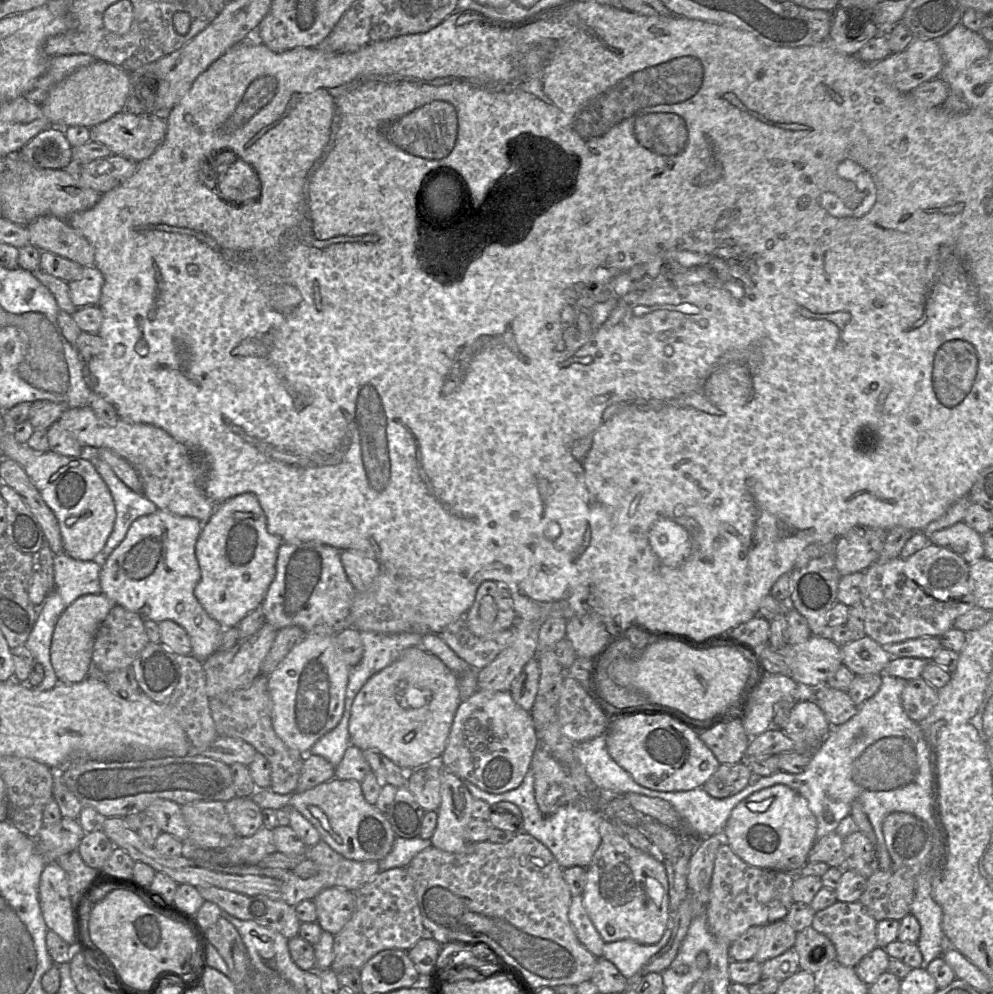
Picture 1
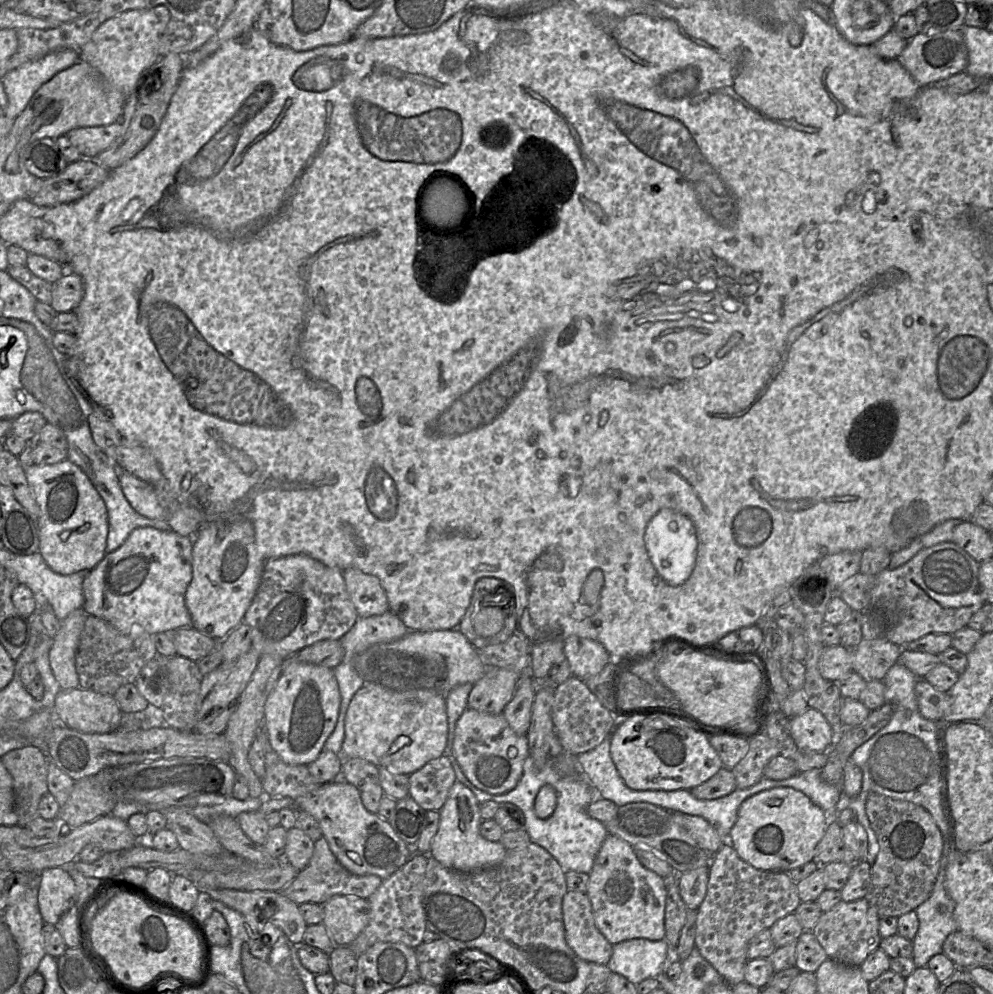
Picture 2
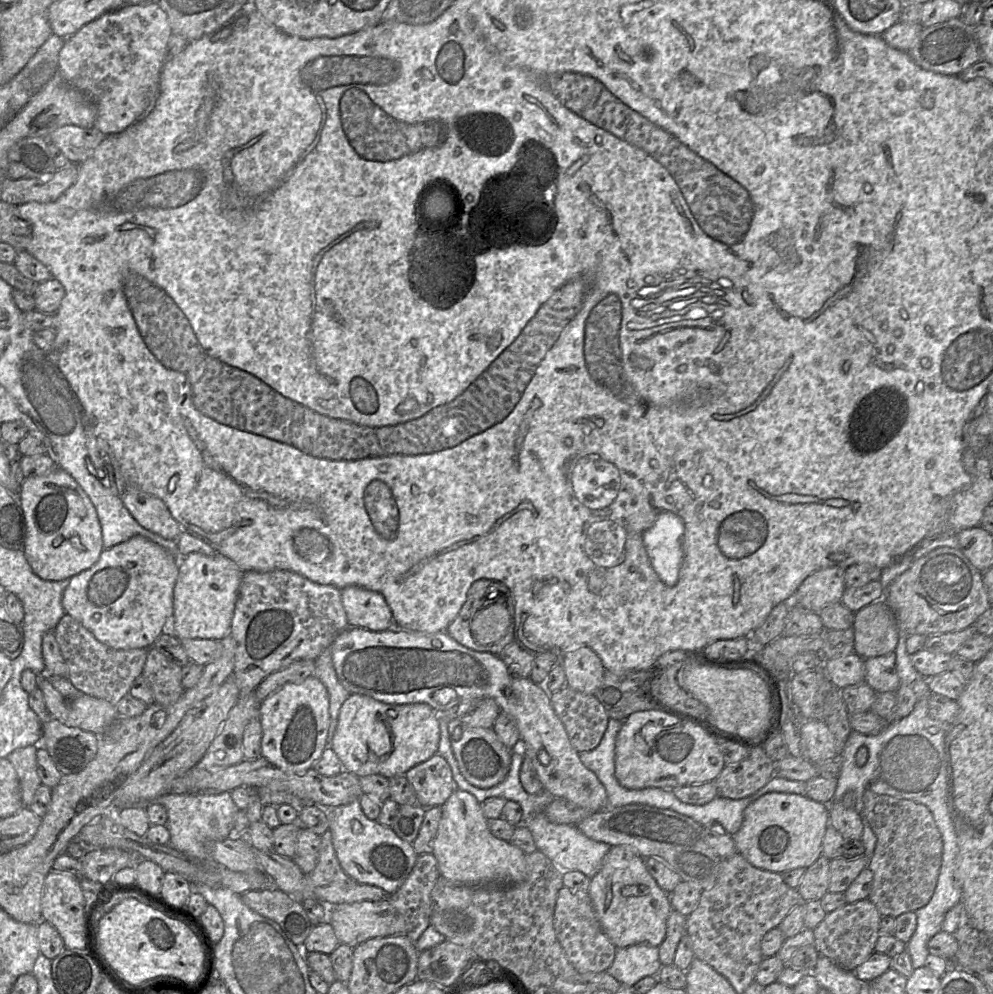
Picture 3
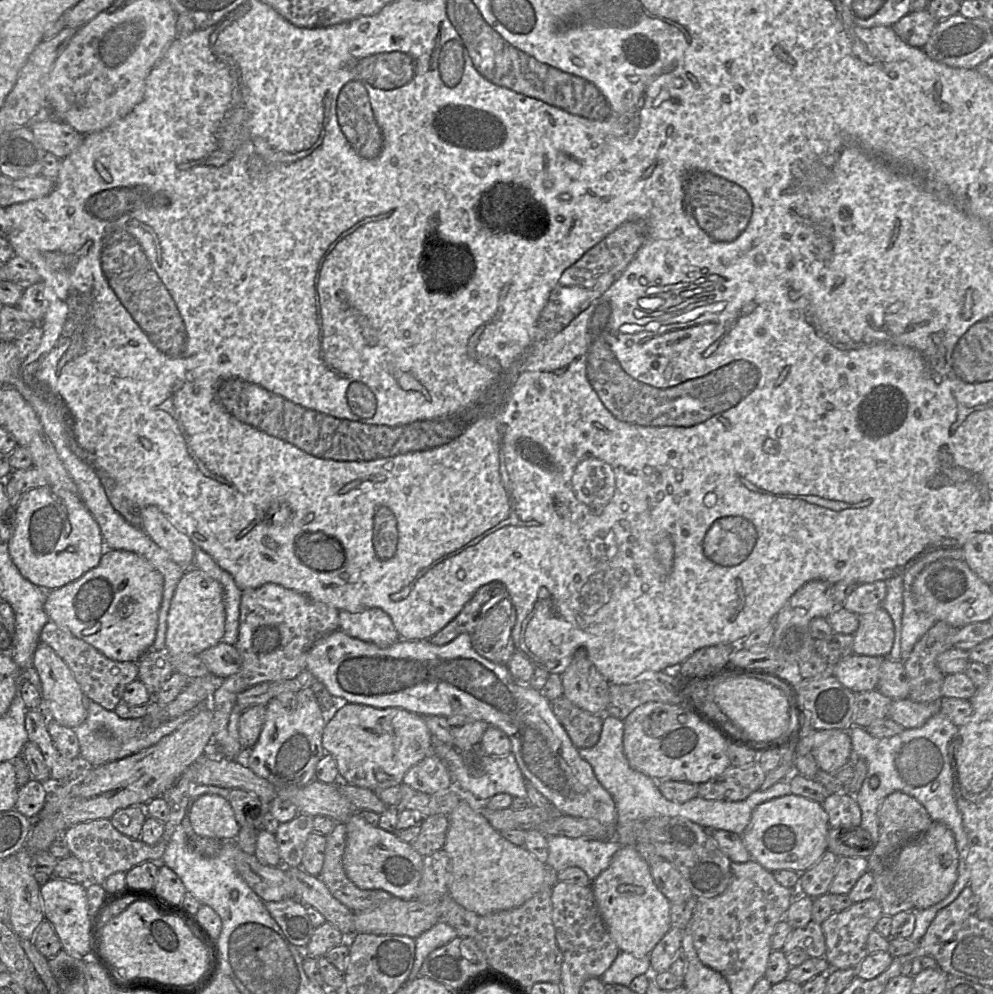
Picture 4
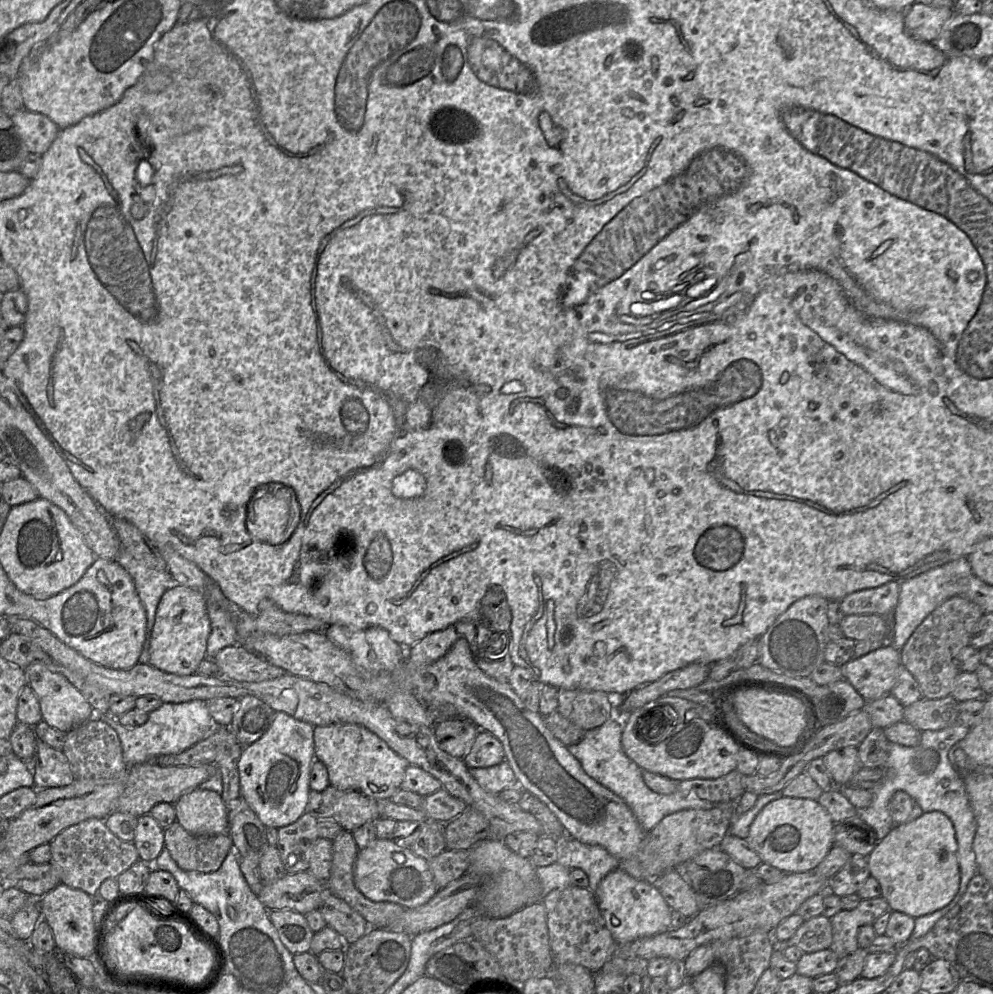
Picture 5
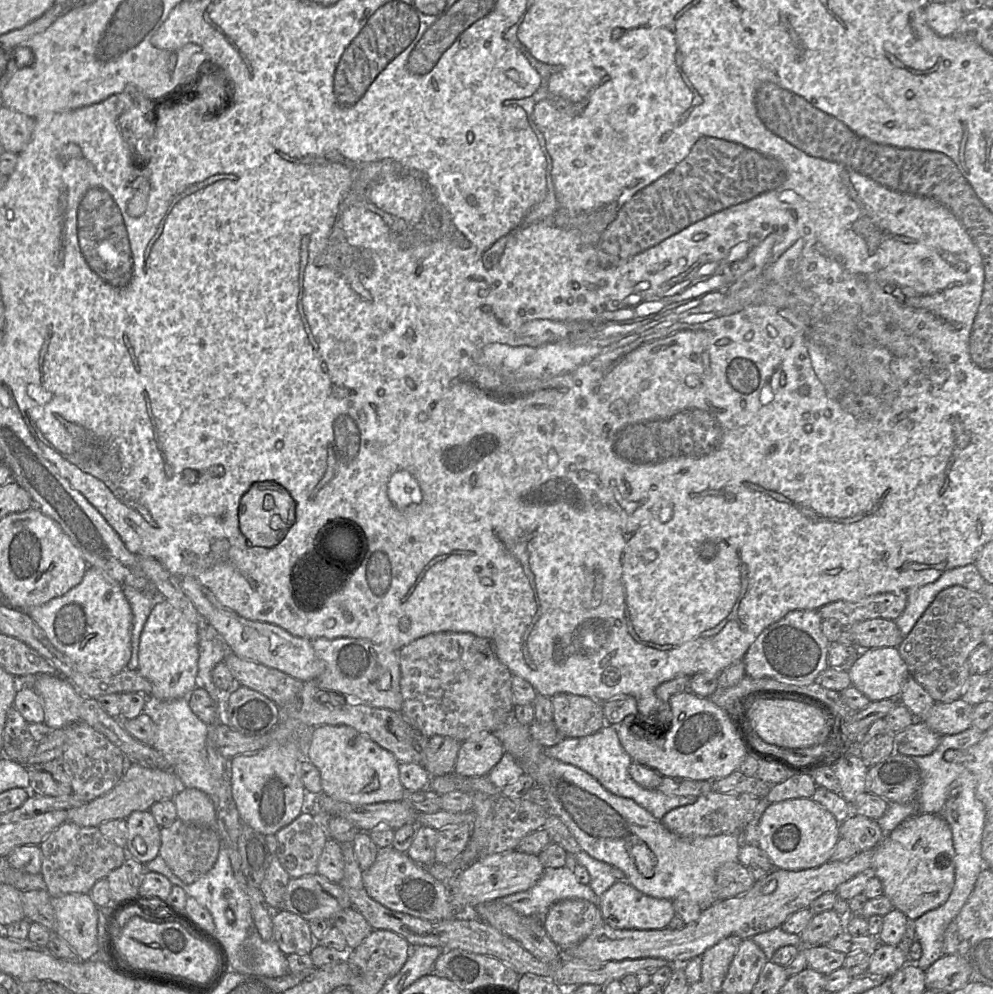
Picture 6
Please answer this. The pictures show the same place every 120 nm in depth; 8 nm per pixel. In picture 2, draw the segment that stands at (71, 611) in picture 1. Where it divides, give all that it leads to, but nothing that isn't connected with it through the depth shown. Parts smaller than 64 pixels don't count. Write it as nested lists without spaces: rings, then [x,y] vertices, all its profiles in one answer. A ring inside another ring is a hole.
[[[83,608],[75,609],[60,621],[60,629],[52,639],[49,662],[61,690],[80,688],[75,660],[87,616]]]

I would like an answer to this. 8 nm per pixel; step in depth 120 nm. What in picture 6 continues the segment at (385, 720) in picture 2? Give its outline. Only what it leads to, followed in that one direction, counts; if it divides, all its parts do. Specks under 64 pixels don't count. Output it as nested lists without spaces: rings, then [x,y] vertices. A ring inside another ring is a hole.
[[[346,725],[316,726],[305,758],[320,772],[322,792],[334,800],[371,804],[402,800],[406,789],[399,778],[399,761],[368,736]]]

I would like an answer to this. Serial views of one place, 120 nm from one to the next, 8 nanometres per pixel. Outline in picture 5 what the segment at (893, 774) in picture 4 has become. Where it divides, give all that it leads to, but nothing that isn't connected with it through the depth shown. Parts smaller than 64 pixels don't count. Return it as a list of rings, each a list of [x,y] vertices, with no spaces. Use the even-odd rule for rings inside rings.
[[[961,724],[938,731],[922,731],[920,743],[907,747],[891,743],[888,759],[884,767],[882,780],[872,790],[873,800],[869,807],[859,810],[859,817],[870,825],[878,841],[884,839],[894,828],[889,811],[890,801],[897,791],[905,791],[916,800],[924,813],[940,811],[952,822],[957,842],[958,864],[960,872],[959,889],[952,901],[945,907],[930,914],[915,918],[911,939],[924,936],[934,924],[950,911],[962,898],[973,876],[977,873],[977,863],[972,844],[976,833],[976,819],[970,806],[964,783],[949,762],[948,752],[959,741],[966,737],[970,728]]]

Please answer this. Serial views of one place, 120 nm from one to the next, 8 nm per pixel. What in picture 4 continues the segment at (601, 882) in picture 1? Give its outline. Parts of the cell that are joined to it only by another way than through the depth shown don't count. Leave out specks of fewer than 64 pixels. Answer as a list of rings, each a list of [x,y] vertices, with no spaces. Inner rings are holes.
[[[622,845],[613,855],[609,867],[591,882],[591,888],[607,930],[621,952],[627,952],[636,958],[648,956],[672,926],[671,903],[656,886],[649,864],[634,845]]]

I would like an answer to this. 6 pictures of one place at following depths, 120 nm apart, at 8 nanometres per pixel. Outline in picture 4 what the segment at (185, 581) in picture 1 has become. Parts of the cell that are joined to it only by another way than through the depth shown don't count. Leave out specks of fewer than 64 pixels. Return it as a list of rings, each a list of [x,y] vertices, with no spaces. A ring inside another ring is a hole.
[[[106,549],[97,567],[69,584],[49,591],[44,608],[50,621],[92,645],[107,658],[134,662],[152,650],[163,588],[163,575],[145,558],[129,551]]]

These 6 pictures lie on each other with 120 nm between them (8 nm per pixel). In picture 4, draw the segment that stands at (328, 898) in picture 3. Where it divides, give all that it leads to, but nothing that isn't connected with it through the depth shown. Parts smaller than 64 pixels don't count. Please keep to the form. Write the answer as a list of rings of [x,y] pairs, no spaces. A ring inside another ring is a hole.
[[[336,823],[333,831],[326,835],[324,862],[319,878],[339,902],[353,912],[372,910],[388,901],[392,894],[384,890],[363,890],[346,875],[342,857],[346,846],[345,823]]]

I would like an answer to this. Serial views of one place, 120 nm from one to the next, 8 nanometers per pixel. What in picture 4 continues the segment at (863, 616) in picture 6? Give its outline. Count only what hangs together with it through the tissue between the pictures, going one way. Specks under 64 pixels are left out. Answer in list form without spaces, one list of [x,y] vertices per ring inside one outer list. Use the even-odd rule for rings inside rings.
[[[884,580],[859,584],[847,597],[843,607],[857,615],[862,615],[882,607],[886,594],[887,586]]]

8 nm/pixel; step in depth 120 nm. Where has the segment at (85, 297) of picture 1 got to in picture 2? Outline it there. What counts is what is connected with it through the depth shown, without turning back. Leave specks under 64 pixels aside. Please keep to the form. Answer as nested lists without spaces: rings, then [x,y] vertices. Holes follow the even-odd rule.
[[[71,271],[66,272],[53,283],[51,306],[58,313],[71,311],[80,304],[83,295],[82,278]]]

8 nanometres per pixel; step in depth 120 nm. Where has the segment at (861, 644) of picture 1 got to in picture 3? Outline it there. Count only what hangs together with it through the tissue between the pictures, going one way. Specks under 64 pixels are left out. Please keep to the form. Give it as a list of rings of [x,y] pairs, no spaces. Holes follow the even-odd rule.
[[[895,652],[865,659],[865,682],[876,692],[896,692],[901,681],[896,670]]]

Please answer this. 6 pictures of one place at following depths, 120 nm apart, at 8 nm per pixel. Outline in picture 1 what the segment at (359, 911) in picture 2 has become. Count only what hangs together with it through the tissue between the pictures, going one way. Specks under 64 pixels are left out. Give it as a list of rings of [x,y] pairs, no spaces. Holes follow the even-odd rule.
[[[341,888],[322,890],[313,900],[317,910],[317,922],[323,931],[336,935],[351,919],[355,910],[354,893]]]

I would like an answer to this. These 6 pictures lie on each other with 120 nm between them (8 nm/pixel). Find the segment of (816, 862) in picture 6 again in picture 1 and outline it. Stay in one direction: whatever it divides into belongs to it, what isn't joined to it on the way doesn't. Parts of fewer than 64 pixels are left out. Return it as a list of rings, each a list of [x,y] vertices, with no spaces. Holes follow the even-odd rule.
[[[777,784],[752,793],[732,810],[722,839],[744,862],[762,869],[798,872],[816,842],[817,819],[808,801],[794,789]]]

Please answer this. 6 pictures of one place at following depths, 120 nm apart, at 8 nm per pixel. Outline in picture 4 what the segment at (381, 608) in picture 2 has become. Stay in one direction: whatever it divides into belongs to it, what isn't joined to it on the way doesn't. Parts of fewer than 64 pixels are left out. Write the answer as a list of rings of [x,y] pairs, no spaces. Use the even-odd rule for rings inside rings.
[[[370,608],[359,613],[340,611],[339,630],[380,648],[387,648],[400,639],[391,618],[380,608]]]

